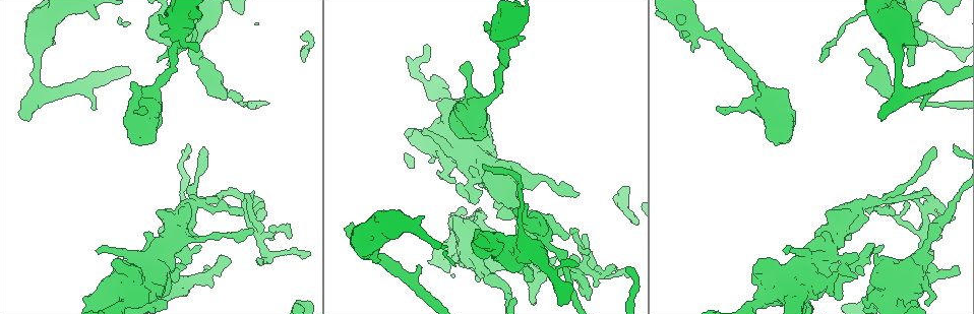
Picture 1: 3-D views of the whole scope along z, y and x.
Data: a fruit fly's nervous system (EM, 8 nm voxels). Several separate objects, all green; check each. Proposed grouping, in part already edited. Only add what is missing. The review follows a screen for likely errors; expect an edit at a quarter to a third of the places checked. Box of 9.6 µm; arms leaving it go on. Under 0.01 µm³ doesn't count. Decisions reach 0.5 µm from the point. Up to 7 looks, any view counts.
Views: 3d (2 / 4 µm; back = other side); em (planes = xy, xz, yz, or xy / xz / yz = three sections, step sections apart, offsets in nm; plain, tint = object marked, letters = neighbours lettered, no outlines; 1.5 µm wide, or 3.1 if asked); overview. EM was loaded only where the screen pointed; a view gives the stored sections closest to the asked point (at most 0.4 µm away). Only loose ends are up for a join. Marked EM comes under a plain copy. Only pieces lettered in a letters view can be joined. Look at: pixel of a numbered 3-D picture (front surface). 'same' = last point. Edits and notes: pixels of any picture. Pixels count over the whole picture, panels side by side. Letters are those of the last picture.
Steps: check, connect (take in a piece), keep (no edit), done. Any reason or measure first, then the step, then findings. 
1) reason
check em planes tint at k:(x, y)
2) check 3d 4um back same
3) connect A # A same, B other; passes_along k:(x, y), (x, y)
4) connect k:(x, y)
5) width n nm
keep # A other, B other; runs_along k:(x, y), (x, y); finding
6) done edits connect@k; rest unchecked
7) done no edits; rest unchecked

long arm stops here
check 3d 4um at 1:(189, 145)

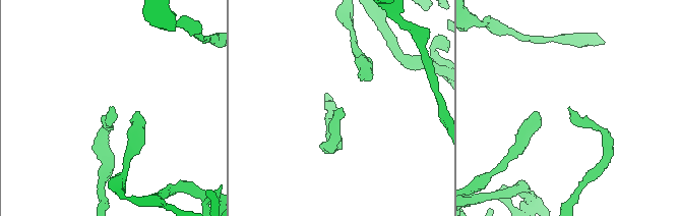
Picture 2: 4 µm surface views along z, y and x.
need the tissue
check em xy step 4 letters at 2:(111, 107)

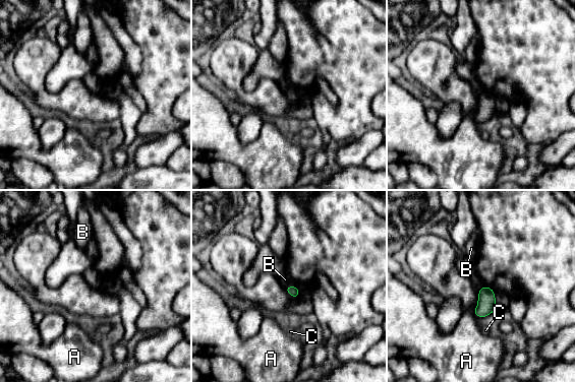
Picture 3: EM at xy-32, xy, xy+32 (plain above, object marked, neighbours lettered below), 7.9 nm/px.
another direction
check em planes letters same

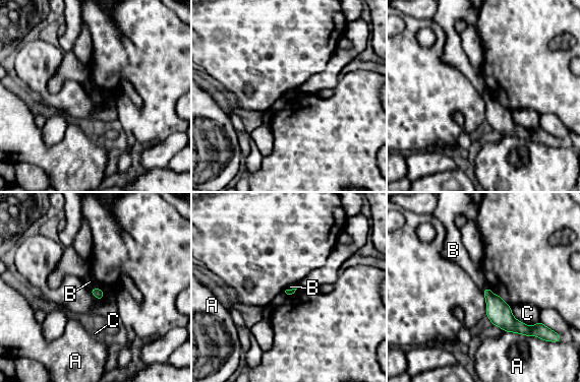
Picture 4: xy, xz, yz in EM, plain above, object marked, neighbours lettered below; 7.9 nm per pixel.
keep # A other, B other, C other; border 4:(91, 288), (99, 289); no lettered piece goes on from it

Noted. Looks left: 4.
branch stops here
check 3d 2um at 1:(880, 121)

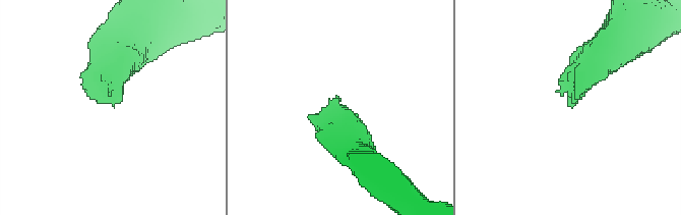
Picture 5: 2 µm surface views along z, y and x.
now the EM
check em planes letters at 5:(572, 102)

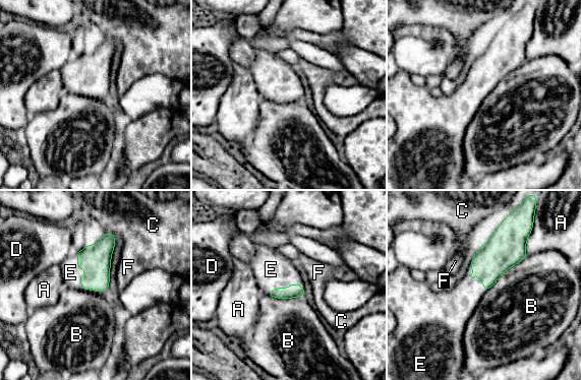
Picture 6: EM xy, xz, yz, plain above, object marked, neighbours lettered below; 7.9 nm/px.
connect E # A other, B other, C other, D other, E same, F other; it goes on there

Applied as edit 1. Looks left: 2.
thick end
check em planes letters at 1:(167, 64)

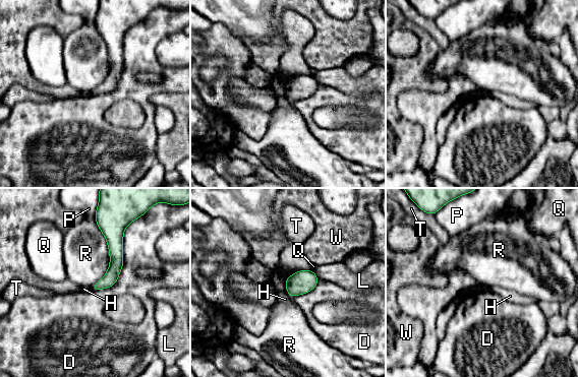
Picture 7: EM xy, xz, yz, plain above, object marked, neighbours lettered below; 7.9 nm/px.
keep # D other, H other, L other, P other, Q other, R other, T other, W other; no lettered piece goes on from it

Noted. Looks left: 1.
done edits connect@6; rest unchecked

